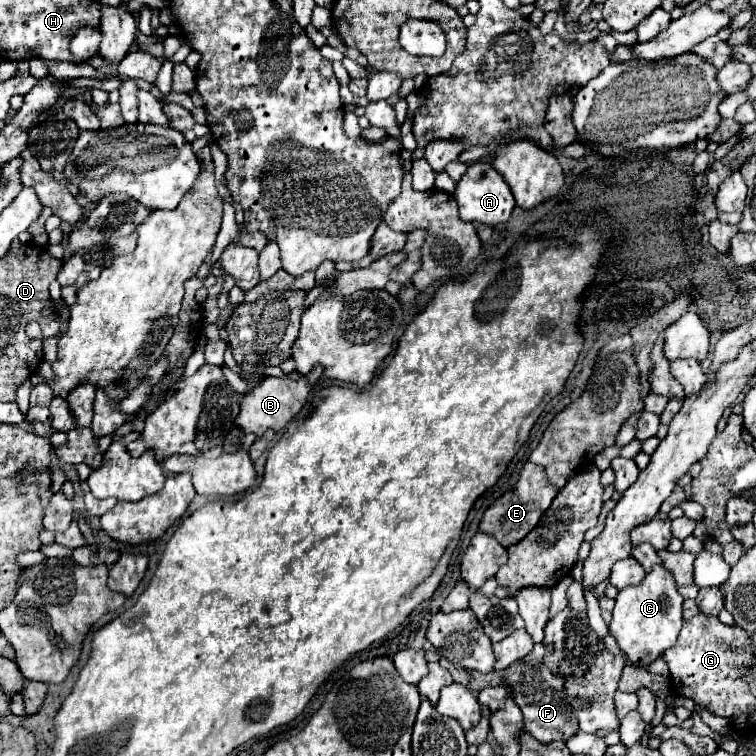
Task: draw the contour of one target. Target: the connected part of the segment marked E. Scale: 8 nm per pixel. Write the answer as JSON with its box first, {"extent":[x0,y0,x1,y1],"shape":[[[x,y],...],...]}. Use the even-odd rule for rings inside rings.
{"extent":[480,462,558,548],"shape":[[[526,462],[520,476],[518,476],[518,482],[514,484],[514,488],[508,490],[506,494],[502,494],[484,512],[484,516],[480,520],[480,532],[486,532],[486,534],[494,536],[504,548],[508,548],[508,546],[520,542],[524,536],[528,536],[532,532],[532,528],[540,522],[542,514],[548,510],[548,506],[552,504],[556,494],[558,494],[558,488],[548,484],[544,468],[540,468],[532,462]]]}

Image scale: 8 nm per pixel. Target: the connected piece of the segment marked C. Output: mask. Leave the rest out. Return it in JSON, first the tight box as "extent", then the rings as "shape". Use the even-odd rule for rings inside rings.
{"extent":[610,564,684,666],"shape":[[[656,564],[656,568],[652,568],[638,586],[628,586],[618,592],[610,634],[616,638],[620,650],[632,664],[650,666],[666,648],[676,644],[682,628],[682,602],[684,598],[678,594],[672,572],[668,574],[662,564]]]}

